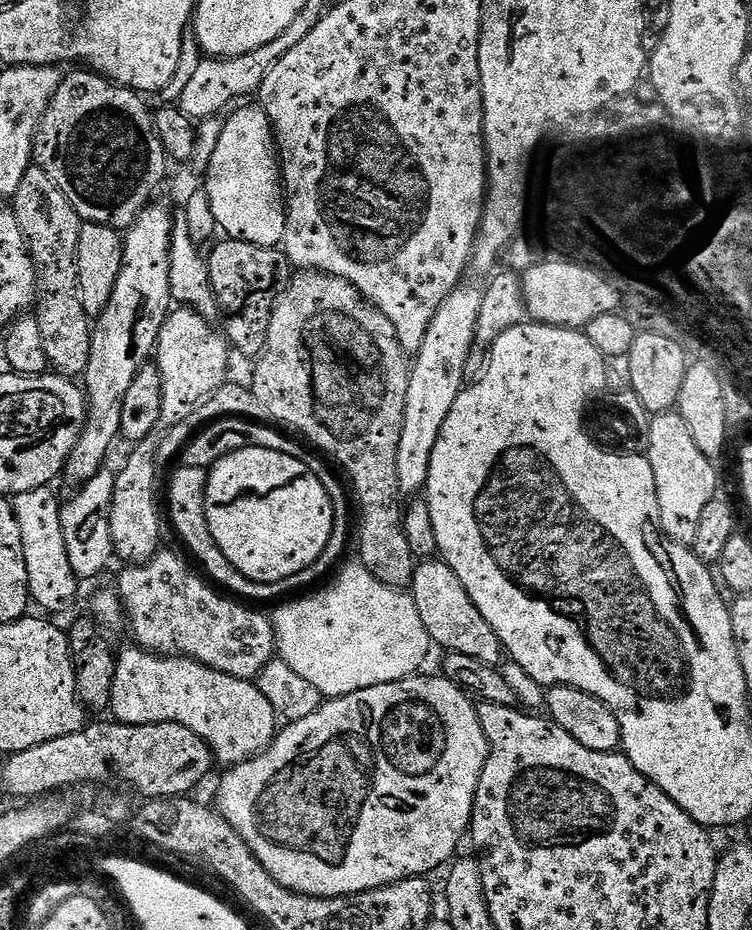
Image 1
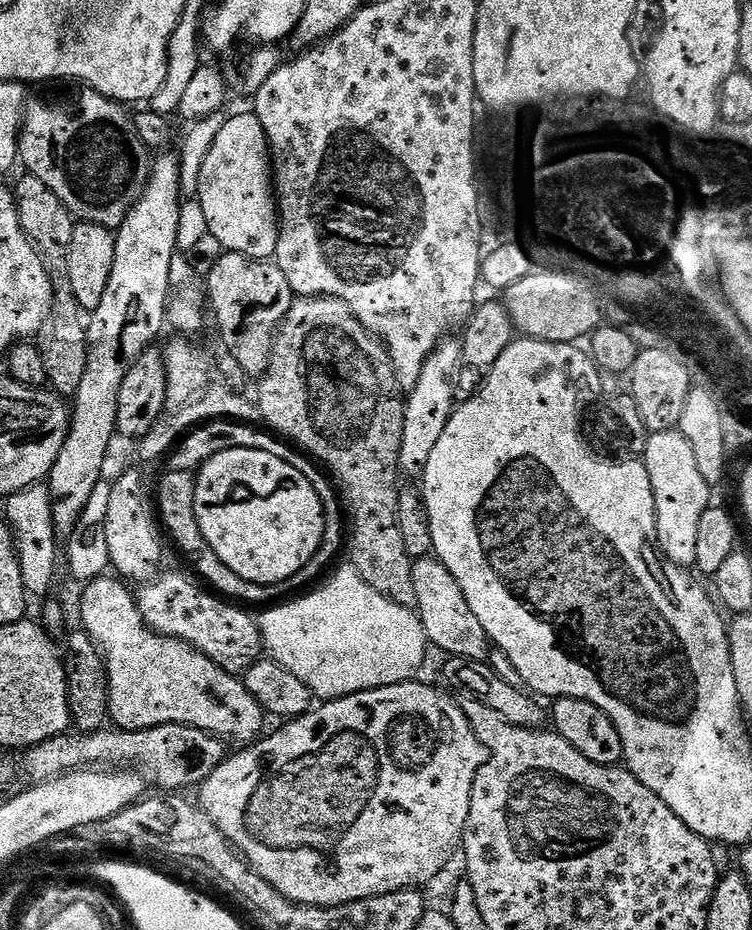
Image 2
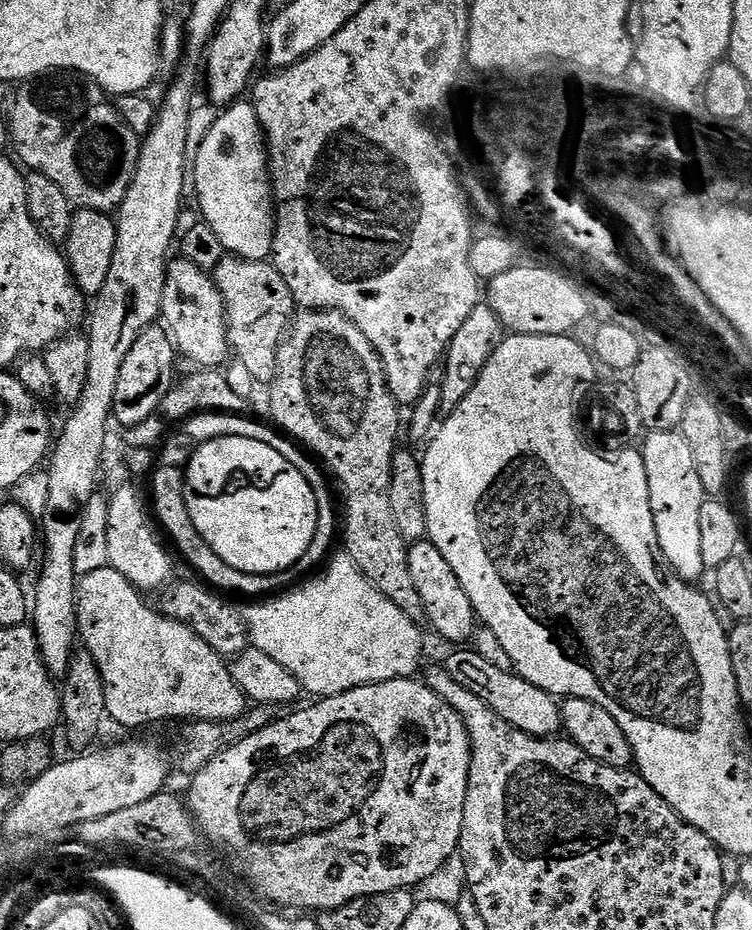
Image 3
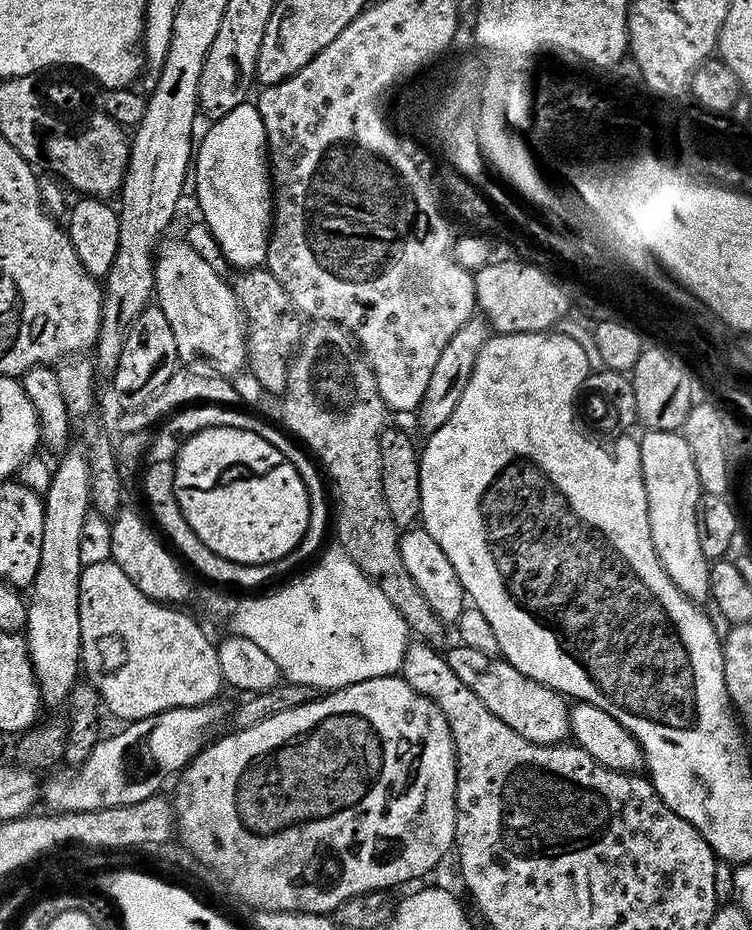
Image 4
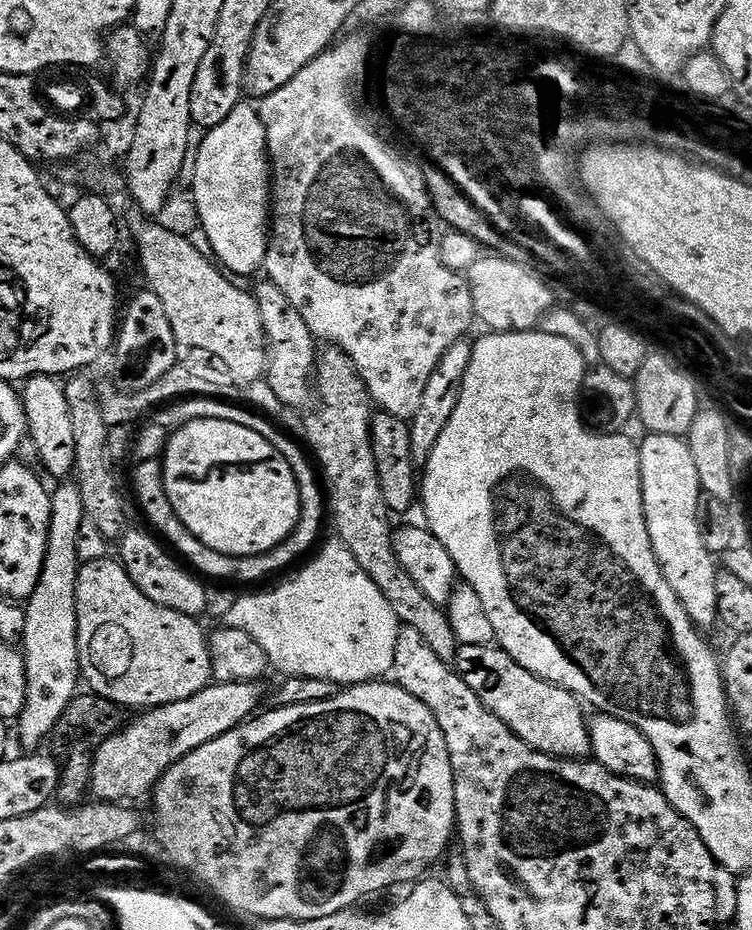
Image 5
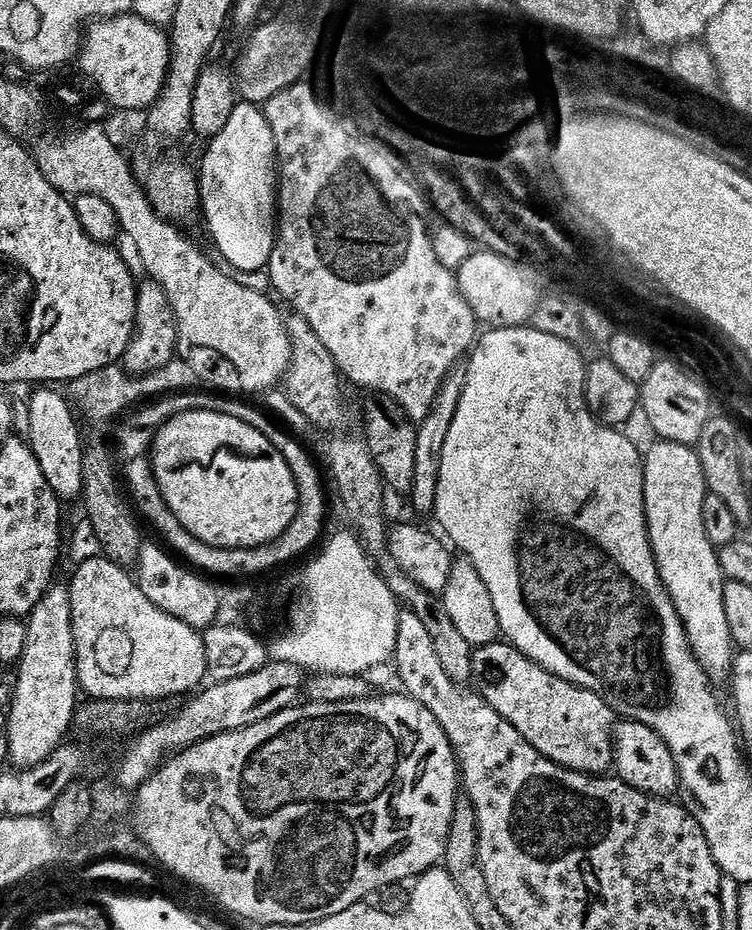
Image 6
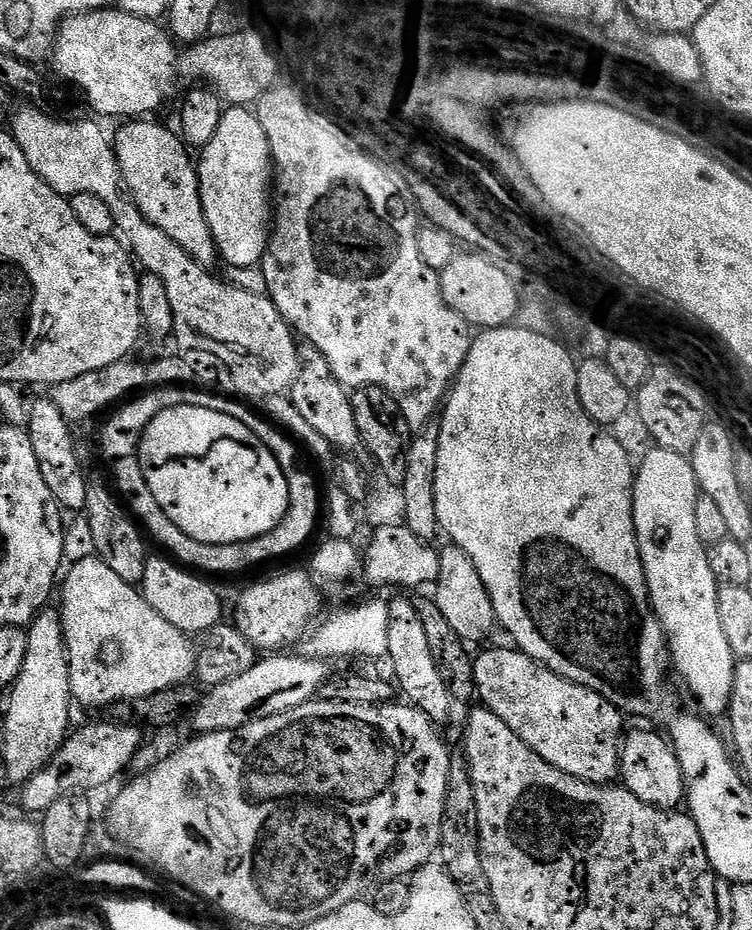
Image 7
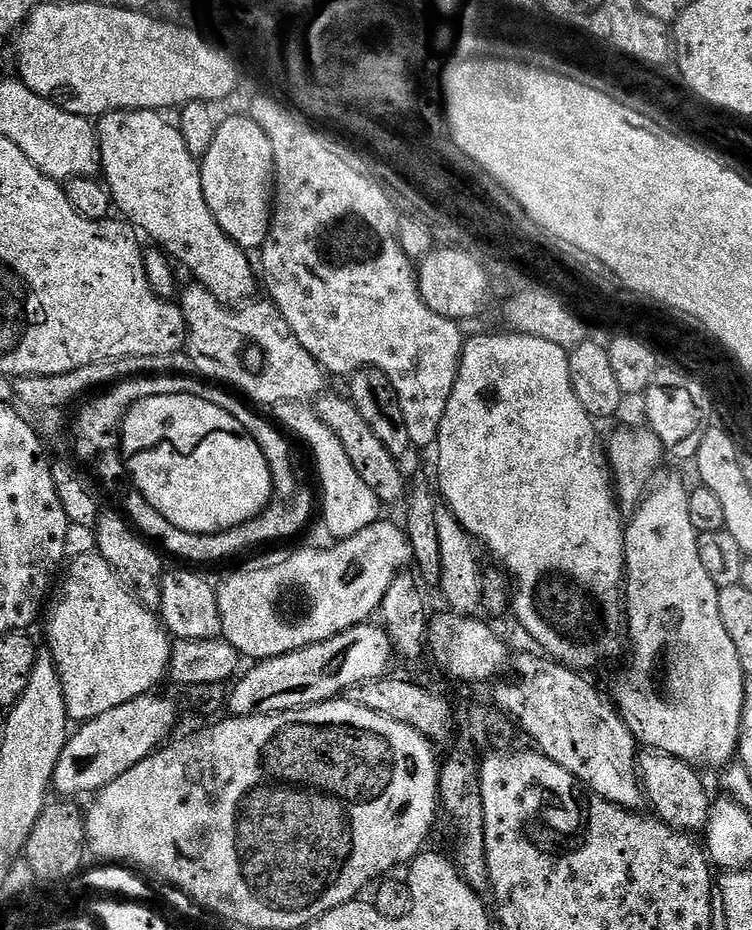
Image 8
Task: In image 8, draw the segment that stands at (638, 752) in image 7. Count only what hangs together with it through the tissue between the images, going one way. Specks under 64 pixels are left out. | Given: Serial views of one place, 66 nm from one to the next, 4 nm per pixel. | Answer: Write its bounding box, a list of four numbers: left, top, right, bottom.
[638,750,710,832]

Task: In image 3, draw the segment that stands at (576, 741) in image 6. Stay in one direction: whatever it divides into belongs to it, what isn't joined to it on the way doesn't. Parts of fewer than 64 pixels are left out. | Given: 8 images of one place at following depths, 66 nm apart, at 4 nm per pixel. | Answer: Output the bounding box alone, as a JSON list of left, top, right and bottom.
[446,650,561,738]

